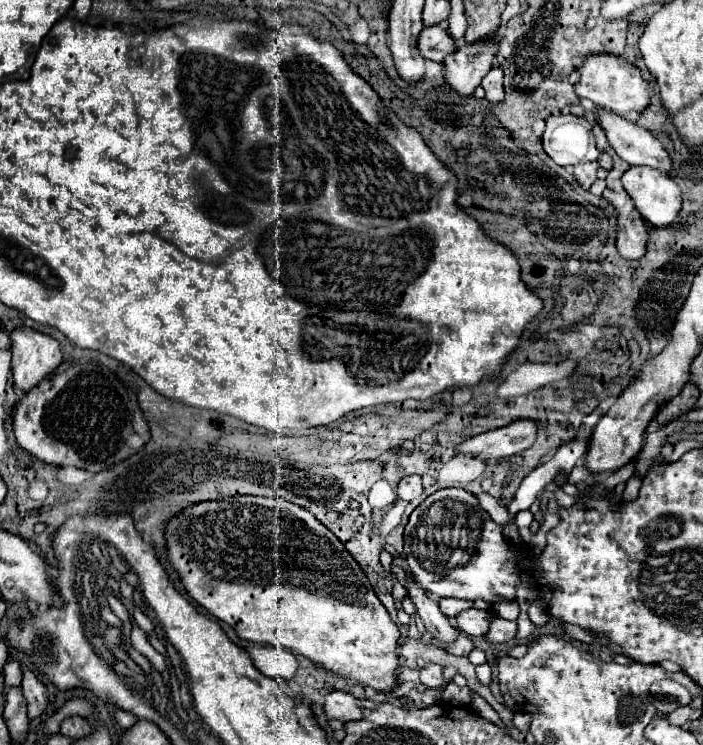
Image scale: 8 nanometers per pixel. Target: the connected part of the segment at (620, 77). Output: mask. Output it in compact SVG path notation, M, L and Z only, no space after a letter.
M594 54L594 56L588 56L578 70L580 70L580 80L576 82L578 98L588 98L596 106L612 110L620 116L626 116L632 112L642 114L650 106L650 100L654 94L652 82L644 80L640 68L626 62L624 58L612 56L612 54Z

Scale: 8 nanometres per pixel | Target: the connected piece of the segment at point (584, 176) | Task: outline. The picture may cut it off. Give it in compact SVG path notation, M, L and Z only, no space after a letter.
M584 162L574 166L574 176L580 182L580 186L590 188L596 180L596 170L598 170L598 162Z

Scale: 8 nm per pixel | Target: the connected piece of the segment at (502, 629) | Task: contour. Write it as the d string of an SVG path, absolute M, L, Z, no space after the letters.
M492 618L490 630L486 632L486 642L490 644L504 644L510 642L516 634L516 622L508 622L504 618Z

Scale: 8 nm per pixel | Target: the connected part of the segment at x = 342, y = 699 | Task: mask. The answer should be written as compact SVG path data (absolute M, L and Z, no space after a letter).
M332 690L324 700L324 714L328 720L358 720L362 718L362 708L358 706L358 700L342 690Z

